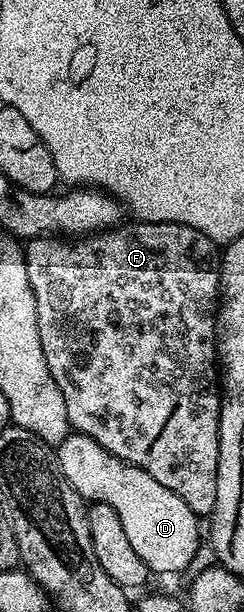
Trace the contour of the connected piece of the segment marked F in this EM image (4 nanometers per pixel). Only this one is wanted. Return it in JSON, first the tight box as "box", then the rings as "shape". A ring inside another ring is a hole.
{"box":[24,222,221,518],"shape":[[[122,222],[115,228],[80,238],[34,236],[24,245],[27,278],[35,294],[35,314],[39,318],[39,342],[43,342],[43,358],[47,358],[50,374],[55,378],[67,406],[69,427],[99,442],[103,450],[127,464],[143,469],[159,486],[167,486],[198,518],[212,517],[217,489],[217,463],[221,445],[221,402],[219,361],[217,359],[217,309],[221,291],[221,256],[218,245],[207,234],[182,224],[146,224]]]}

